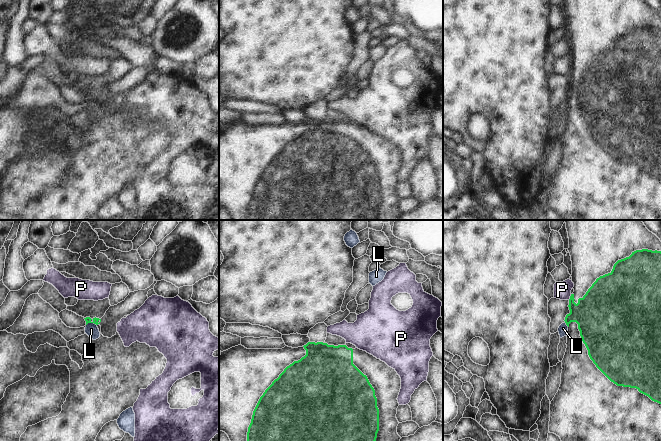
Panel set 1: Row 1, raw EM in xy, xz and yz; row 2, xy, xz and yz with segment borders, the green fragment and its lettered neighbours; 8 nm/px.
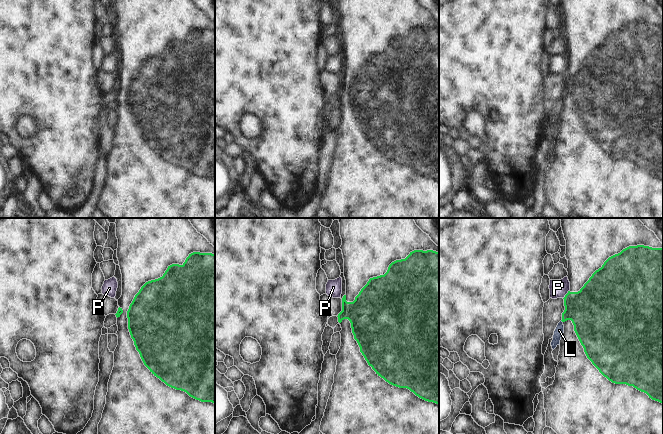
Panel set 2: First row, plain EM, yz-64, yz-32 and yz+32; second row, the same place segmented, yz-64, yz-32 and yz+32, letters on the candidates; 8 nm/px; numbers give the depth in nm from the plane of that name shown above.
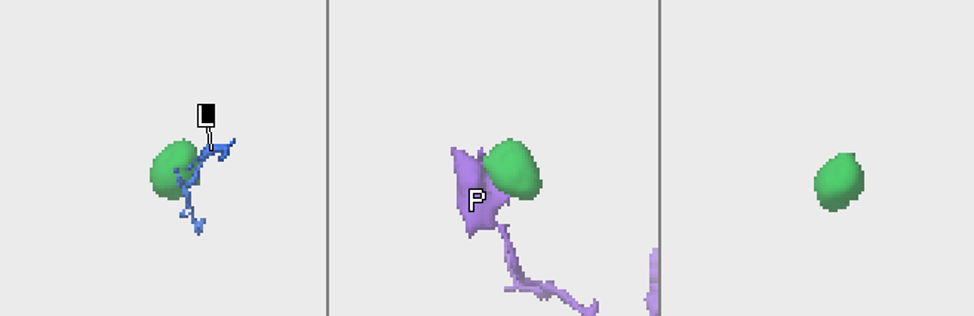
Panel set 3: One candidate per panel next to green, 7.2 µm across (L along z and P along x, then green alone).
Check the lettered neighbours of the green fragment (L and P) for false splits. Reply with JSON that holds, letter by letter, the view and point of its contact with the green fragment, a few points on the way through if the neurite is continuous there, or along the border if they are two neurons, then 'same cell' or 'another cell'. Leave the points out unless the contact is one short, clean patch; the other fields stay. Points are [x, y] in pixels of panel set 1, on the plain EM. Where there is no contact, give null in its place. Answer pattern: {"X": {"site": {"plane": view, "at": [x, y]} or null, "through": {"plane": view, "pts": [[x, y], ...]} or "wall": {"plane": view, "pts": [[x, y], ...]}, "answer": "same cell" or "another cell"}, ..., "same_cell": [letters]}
{"L": {"site": {"plane": "xy", "at": [91, 98]}, "wall": {"plane": "xy", "pts": [[96, 100], [88, 99], [86, 101]]}, "answer": "another cell"}, "P": {"site": {"plane": "yz", "at": [570, 73]}, "wall": {"plane": "yz", "pts": [[571, 70], [568, 75]]}, "answer": "another cell"}, "same_cell": []}

